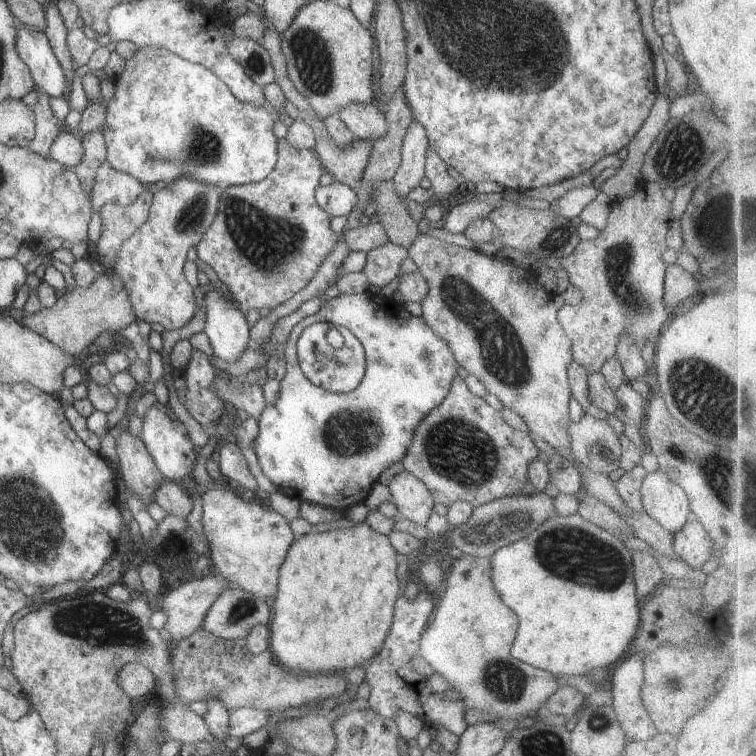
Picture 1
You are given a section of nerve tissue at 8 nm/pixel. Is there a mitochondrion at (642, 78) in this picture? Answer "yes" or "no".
no

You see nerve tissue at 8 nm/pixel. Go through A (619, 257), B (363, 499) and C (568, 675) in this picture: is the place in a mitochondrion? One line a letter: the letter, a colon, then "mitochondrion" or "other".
A: mitochondrion
B: other
C: other

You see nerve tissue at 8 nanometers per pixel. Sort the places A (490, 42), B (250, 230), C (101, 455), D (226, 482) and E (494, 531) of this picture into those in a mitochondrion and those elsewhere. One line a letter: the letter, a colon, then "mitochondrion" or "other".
A: mitochondrion
B: mitochondrion
C: other
D: other
E: mitochondrion

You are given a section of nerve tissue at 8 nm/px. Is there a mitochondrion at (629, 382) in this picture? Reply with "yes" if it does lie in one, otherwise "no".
no

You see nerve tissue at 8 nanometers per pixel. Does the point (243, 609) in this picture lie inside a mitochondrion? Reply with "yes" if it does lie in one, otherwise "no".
yes

